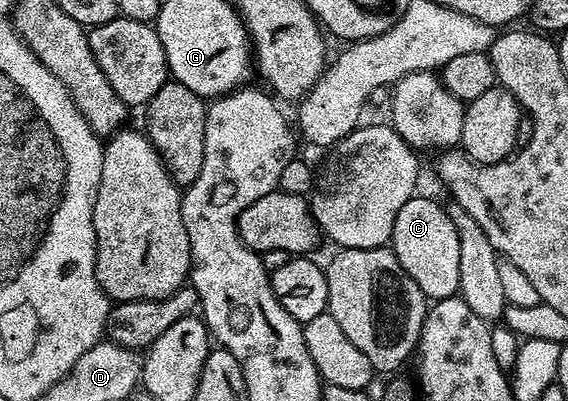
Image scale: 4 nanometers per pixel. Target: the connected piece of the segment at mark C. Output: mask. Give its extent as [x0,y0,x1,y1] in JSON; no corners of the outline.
[389,197,460,301]

